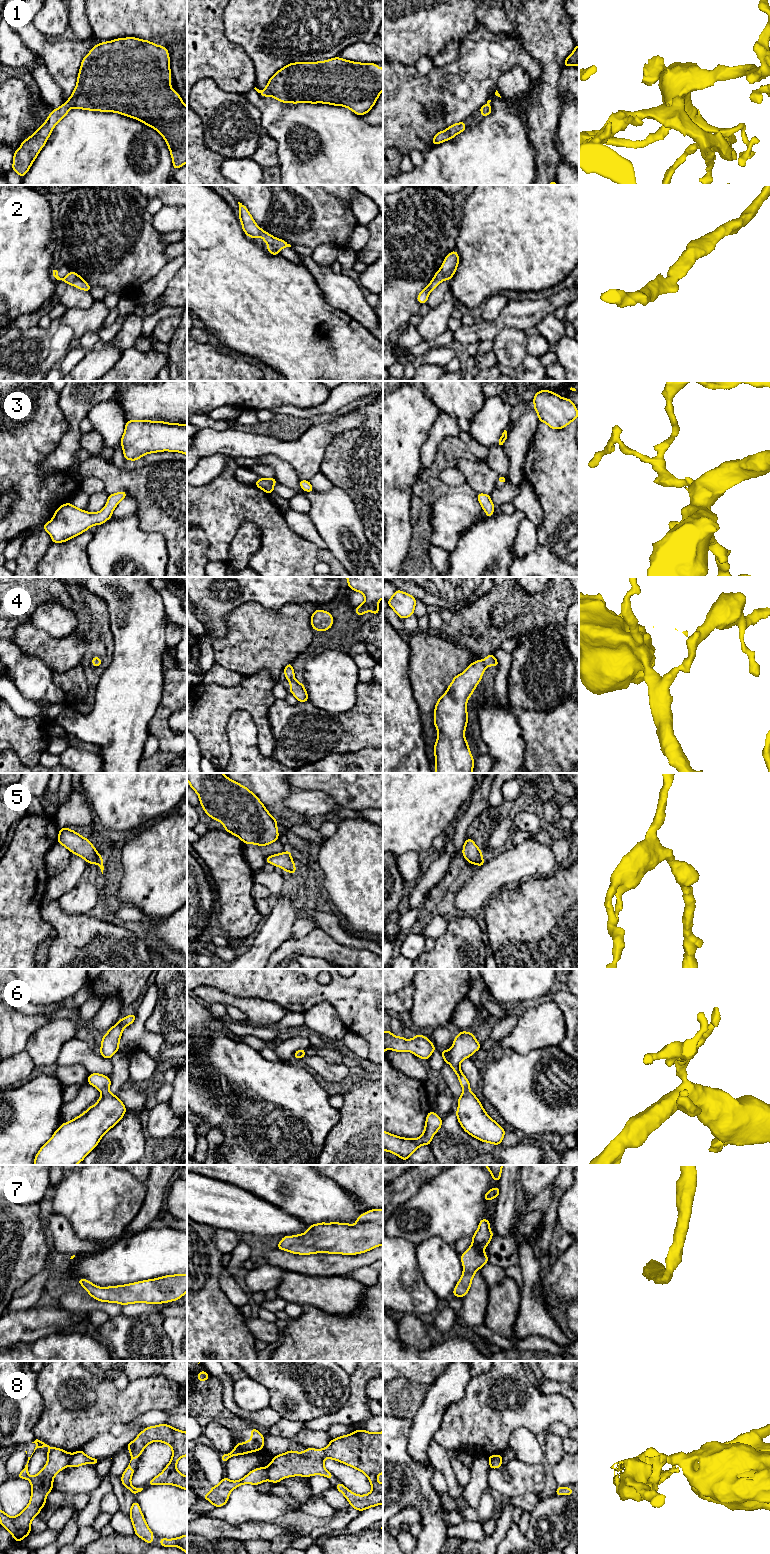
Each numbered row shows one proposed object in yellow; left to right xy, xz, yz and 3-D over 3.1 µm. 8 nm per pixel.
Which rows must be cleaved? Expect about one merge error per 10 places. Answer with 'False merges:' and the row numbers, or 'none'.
False merges: 8

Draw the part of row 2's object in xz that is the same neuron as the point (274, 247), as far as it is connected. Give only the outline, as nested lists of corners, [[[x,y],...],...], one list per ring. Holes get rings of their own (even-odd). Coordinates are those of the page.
[[[240,202],[239,204],[239,219],[242,223],[242,229],[250,238],[262,237],[268,245],[267,251],[272,255],[280,255],[279,251],[282,248],[291,247],[286,241],[273,237],[271,234],[262,230],[254,221],[246,206]]]

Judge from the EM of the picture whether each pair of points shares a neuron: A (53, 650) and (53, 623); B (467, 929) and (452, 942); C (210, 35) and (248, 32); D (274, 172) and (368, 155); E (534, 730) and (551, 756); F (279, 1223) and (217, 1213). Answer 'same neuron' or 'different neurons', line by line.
A: different neurons
B: same neuron
C: different neurons
D: different neurons
E: same neuron
F: same neuron

